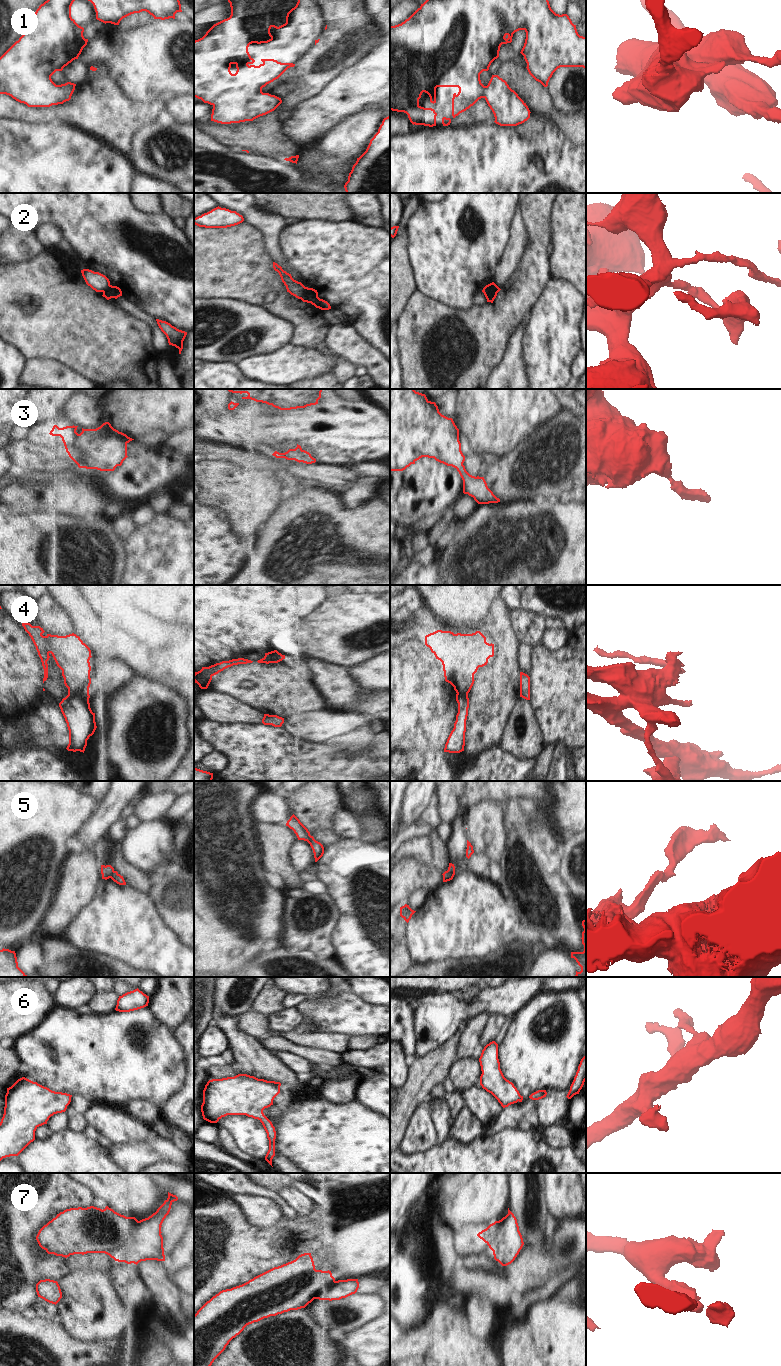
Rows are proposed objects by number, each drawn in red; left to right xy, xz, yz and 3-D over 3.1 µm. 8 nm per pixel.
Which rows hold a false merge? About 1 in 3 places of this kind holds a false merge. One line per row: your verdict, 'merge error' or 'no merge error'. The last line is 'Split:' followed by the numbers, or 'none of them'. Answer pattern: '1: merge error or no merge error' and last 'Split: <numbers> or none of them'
1: no merge error
2: merge error
3: no merge error
4: merge error
5: no merge error
6: no merge error
7: merge error
Split: 2, 4, 7

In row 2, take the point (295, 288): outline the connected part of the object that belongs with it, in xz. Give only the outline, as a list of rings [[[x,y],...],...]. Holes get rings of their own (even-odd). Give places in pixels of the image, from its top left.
[[[273,262],[273,268],[279,273],[287,292],[300,299],[306,287],[301,282],[294,280],[291,274],[284,271],[277,263]]]

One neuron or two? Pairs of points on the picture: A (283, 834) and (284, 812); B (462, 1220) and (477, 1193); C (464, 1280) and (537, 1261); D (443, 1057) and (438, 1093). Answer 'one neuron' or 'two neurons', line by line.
A: two neurons
B: one neuron
C: one neuron
D: two neurons

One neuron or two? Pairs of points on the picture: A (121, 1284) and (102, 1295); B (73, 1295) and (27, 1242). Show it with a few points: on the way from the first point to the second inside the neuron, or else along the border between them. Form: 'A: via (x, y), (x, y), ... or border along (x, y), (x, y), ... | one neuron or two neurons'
A: border along (114, 1265), (112, 1287), (128, 1306) | two neurons
B: border along (69, 1273), (57, 1281) | two neurons

